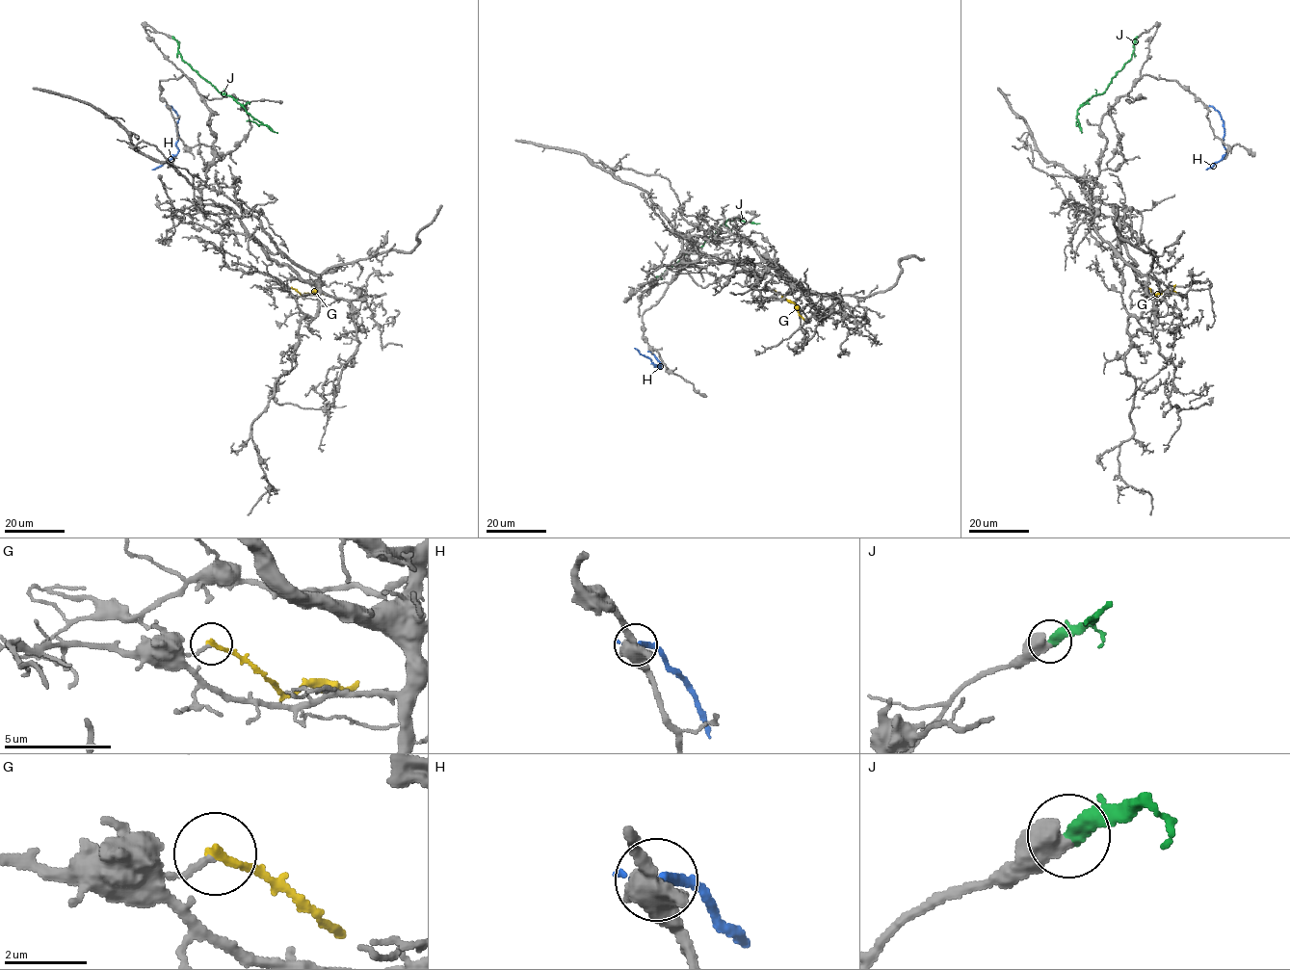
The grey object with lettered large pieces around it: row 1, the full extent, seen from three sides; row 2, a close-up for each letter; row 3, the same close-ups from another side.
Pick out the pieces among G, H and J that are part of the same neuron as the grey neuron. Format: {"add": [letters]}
{"add": []}

